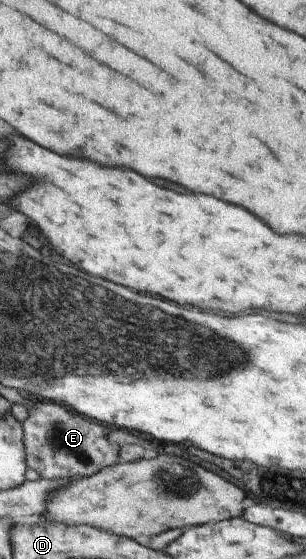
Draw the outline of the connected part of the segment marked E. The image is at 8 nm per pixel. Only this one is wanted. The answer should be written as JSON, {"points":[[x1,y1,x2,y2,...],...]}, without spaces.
{"points":[[34,402,28,411,28,418,23,422,22,445,24,463,28,469,35,470,43,480,66,479,74,480,97,473,103,468,120,463,118,444,110,444,107,439,108,428,84,416,74,414,61,404,51,402]]}

